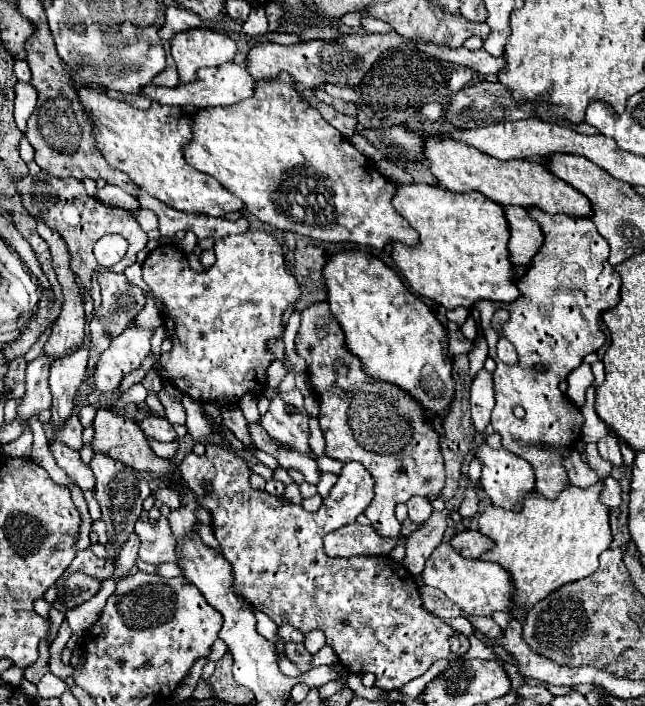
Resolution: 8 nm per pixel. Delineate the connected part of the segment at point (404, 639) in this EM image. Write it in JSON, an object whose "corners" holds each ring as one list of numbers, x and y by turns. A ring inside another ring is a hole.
{"corners":[[206,444,204,456,188,454,180,464,180,472,188,486,200,496,200,504,212,514,212,530,216,540,220,542,222,556,234,566,234,590,238,590,238,596,250,602,256,610,264,612,278,626,290,624,304,634,322,630,326,634,326,642,334,648,340,664,346,670,352,670,356,674,372,672,376,675,375,686,380,686,382,690,398,690,406,682,422,676,422,672,426,672,436,660,454,660,458,656,464,656,470,648,468,638,464,634,458,634,462,648,458,650,458,654,450,652,448,638,456,634,456,630,424,608,416,578,402,564,396,564,390,556,326,556,322,538,336,528,356,522,356,518,372,500,374,480,370,478,366,468,362,468,362,464,344,464,338,482,334,484,330,496,322,502,318,512,306,512,302,504,292,504,282,496,254,490,248,482,248,462,222,444]]}

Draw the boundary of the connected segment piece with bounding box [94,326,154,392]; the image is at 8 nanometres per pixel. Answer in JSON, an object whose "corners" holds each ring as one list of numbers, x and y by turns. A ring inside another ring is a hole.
{"corners":[[140,326,126,328,98,358,94,370,94,382,100,392,114,392,120,388,120,382,126,374,140,368,142,362,150,356,150,338,152,330]]}

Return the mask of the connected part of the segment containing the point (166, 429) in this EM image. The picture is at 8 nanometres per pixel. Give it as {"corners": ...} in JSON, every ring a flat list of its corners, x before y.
{"corners":[[148,414,142,422,140,428,144,430,146,436,152,436,160,442,172,442,176,438,176,432,172,428,172,424,164,418,164,416,156,416,156,414]]}

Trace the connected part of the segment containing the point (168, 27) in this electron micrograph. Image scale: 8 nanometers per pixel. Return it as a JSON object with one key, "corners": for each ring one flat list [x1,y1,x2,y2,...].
{"corners":[[172,4,166,8,166,22,162,28,158,28,158,34,160,34,160,38,170,40,176,32,182,32,188,28,198,28,198,26,202,26,202,20,198,18,198,14]]}

